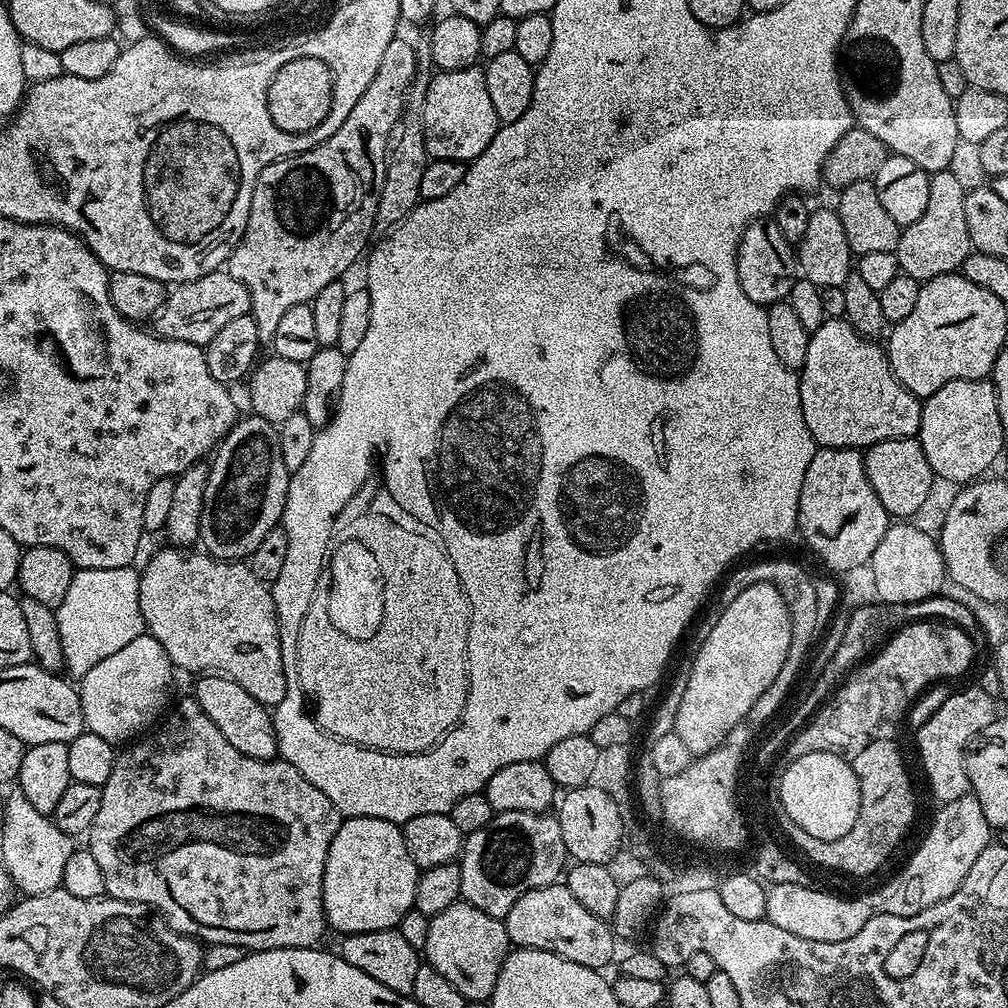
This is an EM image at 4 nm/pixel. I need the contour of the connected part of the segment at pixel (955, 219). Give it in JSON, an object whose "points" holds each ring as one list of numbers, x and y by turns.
{"points":[[952,170,931,173,930,199,926,201,926,210,922,213,922,218,918,218,918,222,903,225,895,254,900,271,905,276,923,282,938,278,942,274,950,274,963,269,966,258,974,250,970,242,970,230,966,230,966,184,954,173]]}

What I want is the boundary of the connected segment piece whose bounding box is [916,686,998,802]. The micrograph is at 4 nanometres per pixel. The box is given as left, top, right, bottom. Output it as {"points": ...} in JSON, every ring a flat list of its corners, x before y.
{"points":[[979,686,964,688,961,692,956,692,953,696,948,696,928,717,924,720,924,725,916,732,916,748,920,751,920,764,924,767,924,776,928,779,928,784,932,787,932,792,937,796,937,801,947,802,957,800,963,796,969,795,968,775,964,765,964,754,968,751,972,740,994,722,998,715,997,697,986,694]]}

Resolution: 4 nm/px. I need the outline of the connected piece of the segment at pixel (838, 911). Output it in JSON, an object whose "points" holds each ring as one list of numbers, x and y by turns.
{"points":[[773,884,768,888,768,914,766,919,774,926,782,926,782,930,790,930,790,934,798,934,798,938,810,938,814,942,842,942,846,938,854,938,862,926,877,911,878,905,872,900,847,900,844,896,831,896,828,892,819,892,809,885]]}

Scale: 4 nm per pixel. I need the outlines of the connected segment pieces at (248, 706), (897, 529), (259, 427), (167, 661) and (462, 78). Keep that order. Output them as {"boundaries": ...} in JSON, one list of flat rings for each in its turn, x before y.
{"boundaries":[[[204,674,199,677,196,684,194,698,202,710,206,710,206,715,210,717,210,722,222,730,222,735,226,737,226,742,234,746,234,750,242,750,250,758,259,760,271,760,277,755,276,735,269,709,263,704,259,704,238,682,234,682,229,676,219,674]],[[896,522,888,527,870,563,877,597,885,604,916,604,937,595,940,587,946,584,944,559,937,537,915,528,912,522]],[[248,414,245,420,244,417,237,419,236,424,220,441,210,460,200,519,199,543,203,551,216,560,240,562,251,557,252,551,261,544,262,538,266,538,266,534,270,534,270,530,283,521,289,479,286,462,282,462,277,425,255,414]],[[147,634,134,638,134,642,126,642,122,650,110,654,110,658,102,658,102,662,98,662,98,666,94,666,94,670,87,672,79,681,78,691,85,729,98,734,98,738,106,738,106,742,114,746,139,737,145,730,151,729,169,707,168,691,172,688,172,672,174,673,174,665,166,650,162,650,162,642]],[[483,67,437,71,428,83,423,118,426,150,431,159,461,162,476,160,478,154,490,146,501,125,498,114,494,114,494,106,490,103]]]}

